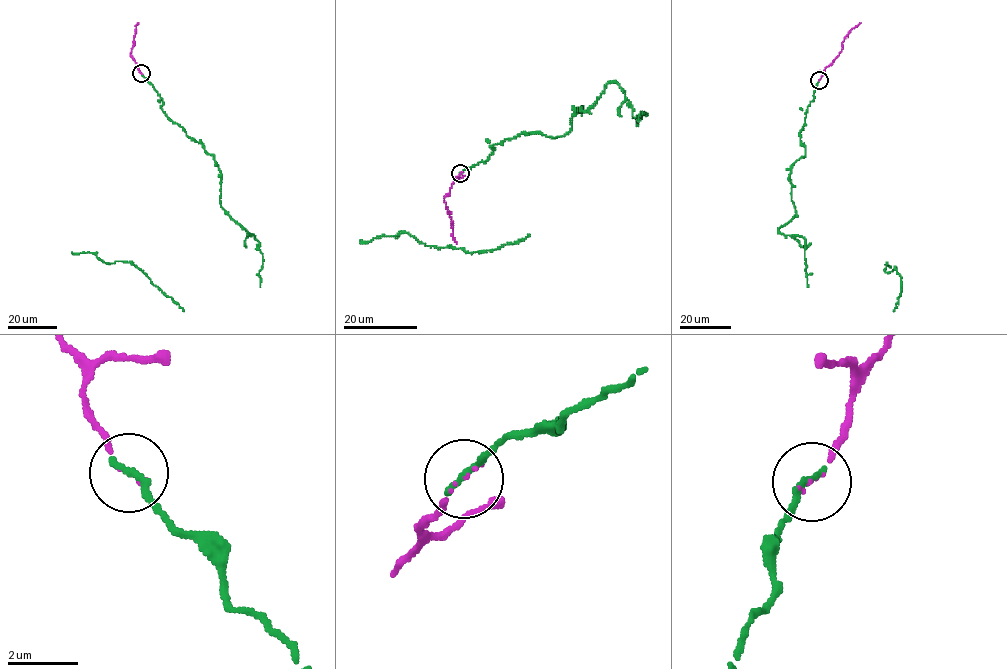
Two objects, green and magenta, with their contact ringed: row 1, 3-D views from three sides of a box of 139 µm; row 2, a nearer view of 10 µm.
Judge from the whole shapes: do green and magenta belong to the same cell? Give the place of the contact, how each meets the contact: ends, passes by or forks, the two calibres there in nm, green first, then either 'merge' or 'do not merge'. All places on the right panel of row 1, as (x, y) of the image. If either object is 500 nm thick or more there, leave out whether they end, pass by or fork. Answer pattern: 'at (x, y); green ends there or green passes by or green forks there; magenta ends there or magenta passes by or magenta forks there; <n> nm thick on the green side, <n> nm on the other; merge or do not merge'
at (819, 80); green ends there; magenta ends there; 220 nm thick on the green side, 70 nm on the other; merge

